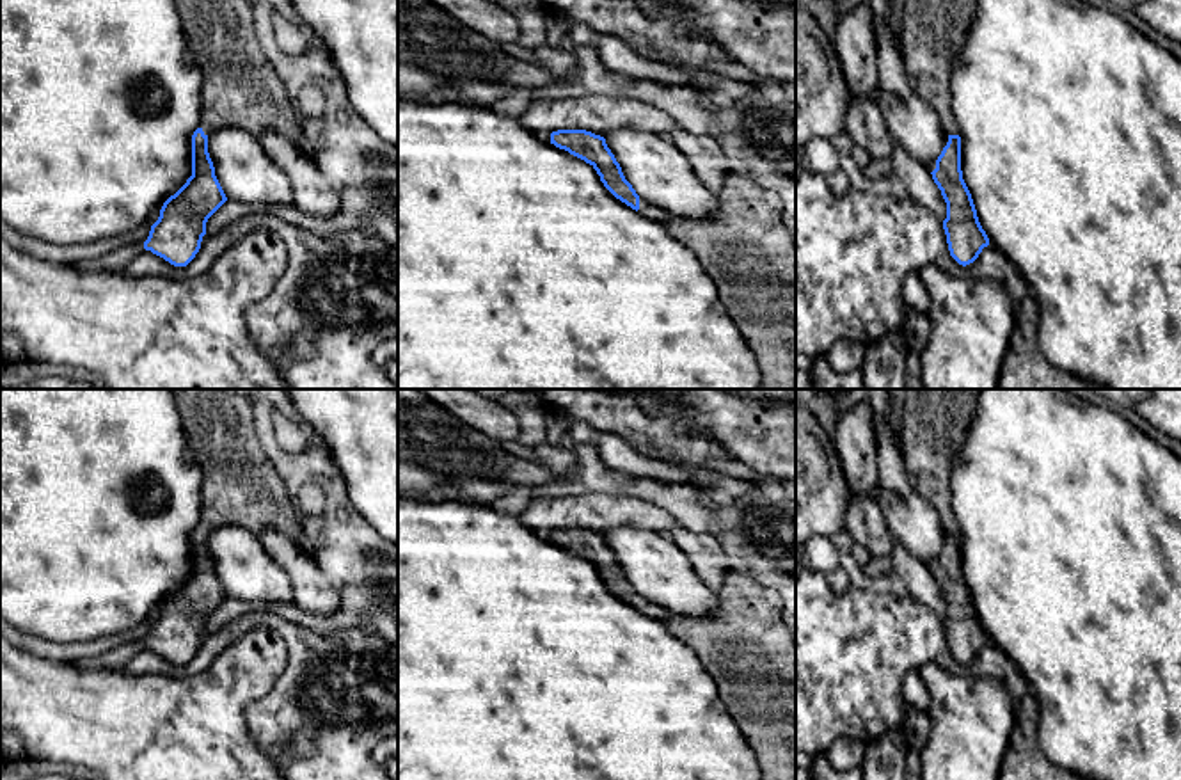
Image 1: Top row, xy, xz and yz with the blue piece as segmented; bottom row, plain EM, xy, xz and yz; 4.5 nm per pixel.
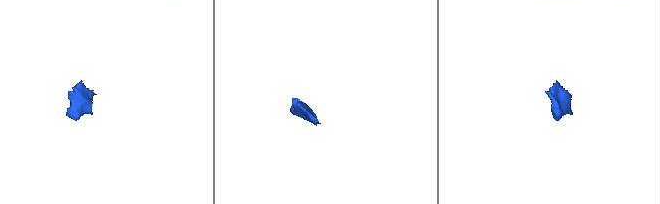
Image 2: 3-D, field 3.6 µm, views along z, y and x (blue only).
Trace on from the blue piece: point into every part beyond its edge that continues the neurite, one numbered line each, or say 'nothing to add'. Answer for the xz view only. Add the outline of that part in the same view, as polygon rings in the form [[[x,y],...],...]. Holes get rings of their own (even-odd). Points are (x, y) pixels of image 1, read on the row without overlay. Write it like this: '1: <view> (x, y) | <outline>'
1: xz (649, 608) | [[[639,593],[639,608],[638,609],[643,615],[652,617],[652,618],[657,618],[657,620],[661,620],[664,624],[668,624],[673,618],[673,615],[666,608],[655,604],[652,601],[648,601],[641,593]]]

